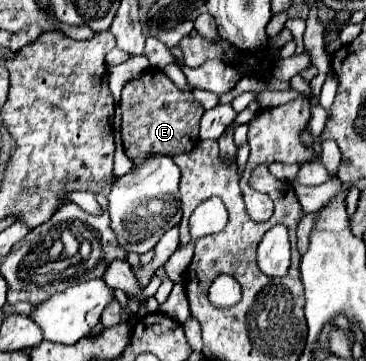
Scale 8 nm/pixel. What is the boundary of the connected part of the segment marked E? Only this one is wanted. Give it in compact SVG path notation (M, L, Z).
M147 70L143 78L129 82L121 94L121 138L125 154L141 164L147 154L181 154L199 142L203 106L191 90L179 90L161 70Z

